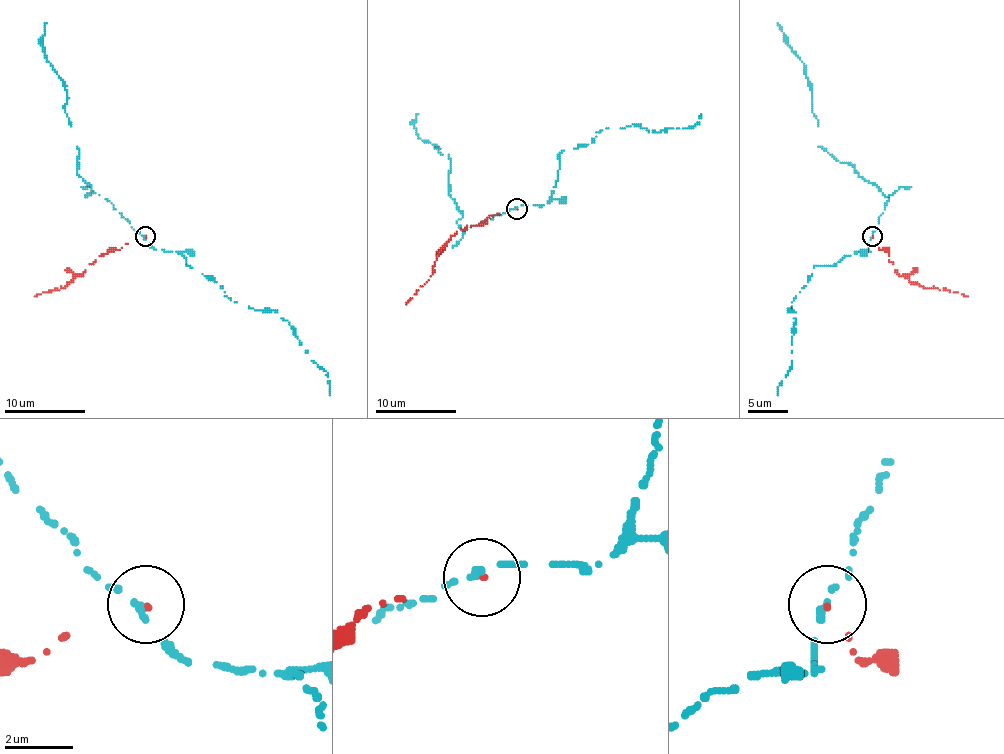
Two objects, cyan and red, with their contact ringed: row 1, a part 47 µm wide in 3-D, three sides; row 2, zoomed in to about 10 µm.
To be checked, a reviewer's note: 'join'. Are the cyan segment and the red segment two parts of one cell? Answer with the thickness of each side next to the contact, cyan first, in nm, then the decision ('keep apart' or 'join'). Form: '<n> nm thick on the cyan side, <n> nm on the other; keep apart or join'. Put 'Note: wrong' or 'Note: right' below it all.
140 nm thick on the cyan side, 90 nm on the other; keep apart
Note: wrong

